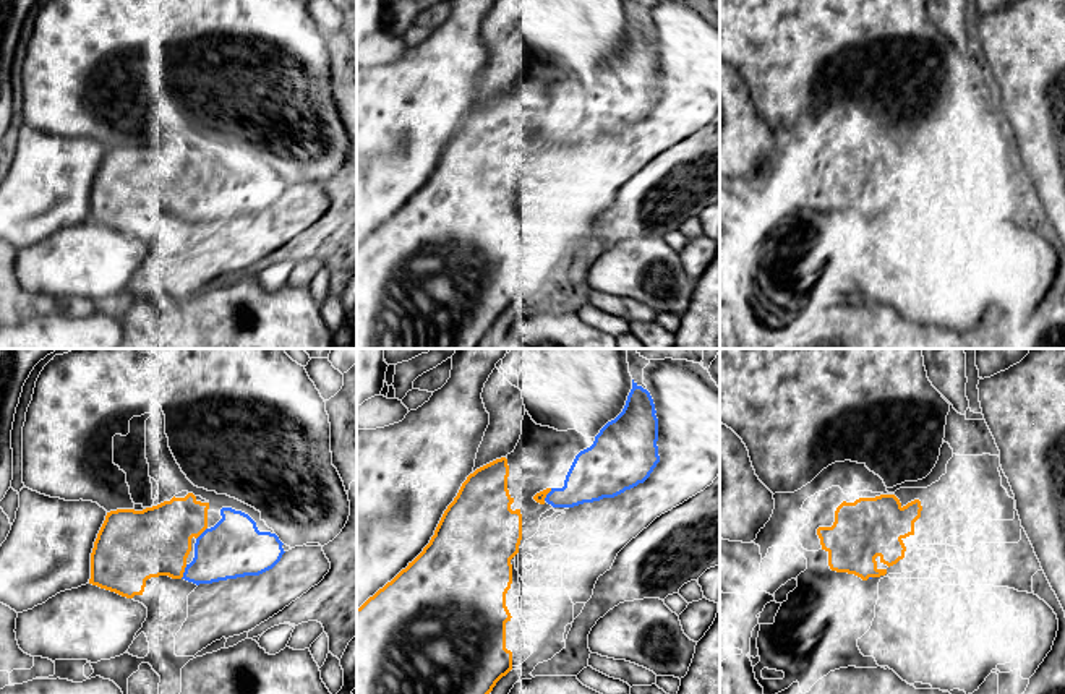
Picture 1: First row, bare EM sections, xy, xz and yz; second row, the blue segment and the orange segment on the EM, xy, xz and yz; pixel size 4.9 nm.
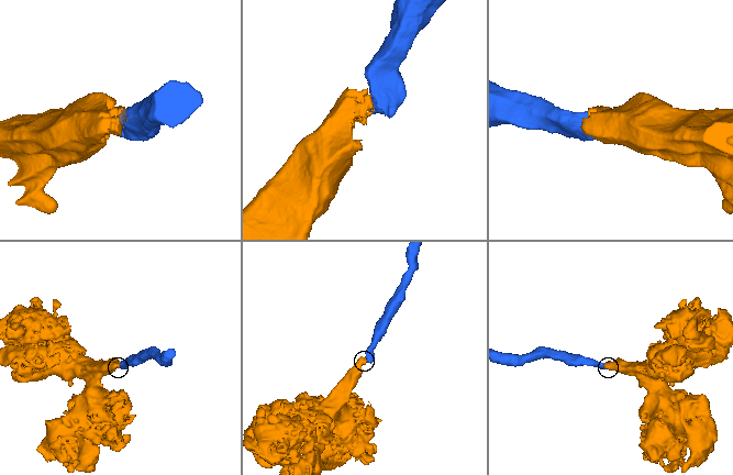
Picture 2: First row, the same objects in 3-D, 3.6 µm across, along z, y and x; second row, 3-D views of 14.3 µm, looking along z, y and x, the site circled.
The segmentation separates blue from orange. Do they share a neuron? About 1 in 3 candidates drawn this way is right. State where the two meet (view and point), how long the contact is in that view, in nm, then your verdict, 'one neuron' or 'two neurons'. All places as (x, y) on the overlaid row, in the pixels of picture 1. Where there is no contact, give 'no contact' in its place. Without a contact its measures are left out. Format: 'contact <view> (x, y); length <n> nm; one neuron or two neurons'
contact xy (185, 571); length 80 nm; one neuron

